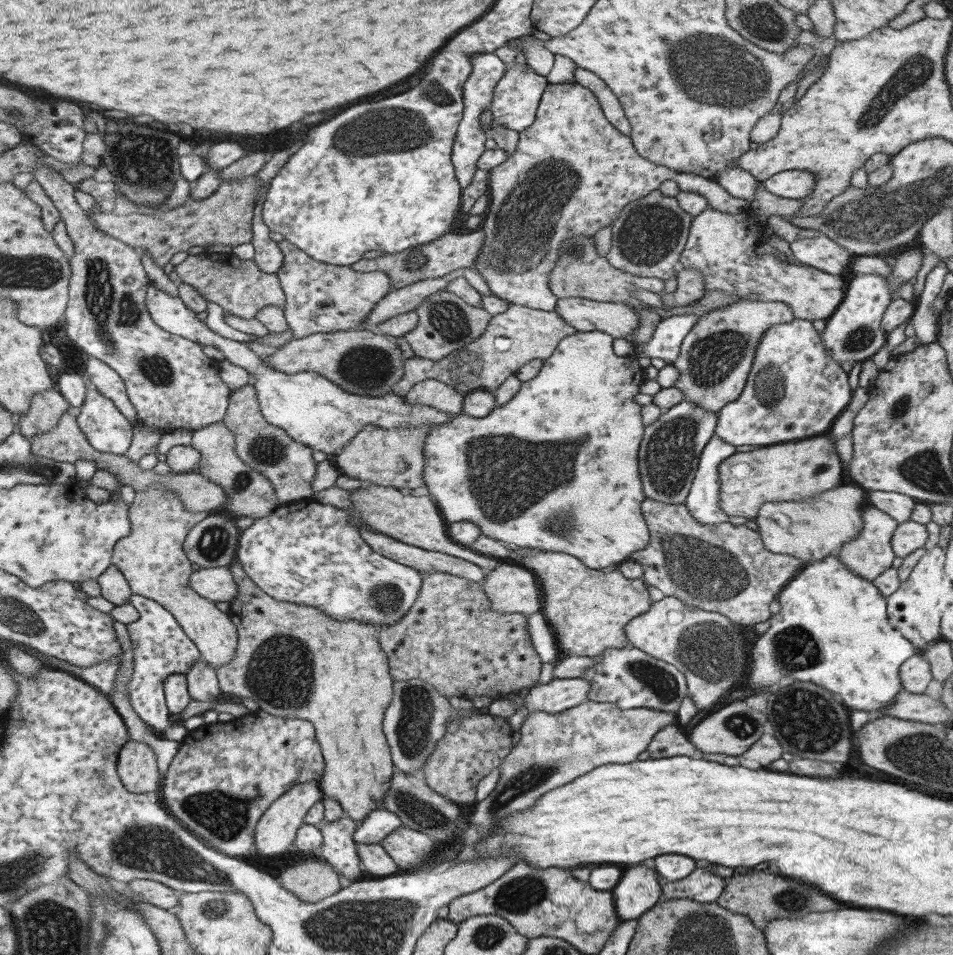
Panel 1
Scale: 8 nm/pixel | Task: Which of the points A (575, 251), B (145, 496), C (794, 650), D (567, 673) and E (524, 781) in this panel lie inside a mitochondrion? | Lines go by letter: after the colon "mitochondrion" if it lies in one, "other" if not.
A: mitochondrion
B: other
C: mitochondrion
D: other
E: mitochondrion

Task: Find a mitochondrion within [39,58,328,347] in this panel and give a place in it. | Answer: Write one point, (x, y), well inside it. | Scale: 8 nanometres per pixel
(144, 162)

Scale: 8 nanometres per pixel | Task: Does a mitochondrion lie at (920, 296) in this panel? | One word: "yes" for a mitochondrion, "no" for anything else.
no

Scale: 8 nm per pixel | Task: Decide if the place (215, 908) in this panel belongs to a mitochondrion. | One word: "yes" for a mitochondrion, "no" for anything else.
yes

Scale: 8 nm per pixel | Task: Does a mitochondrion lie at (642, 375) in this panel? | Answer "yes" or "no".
no

